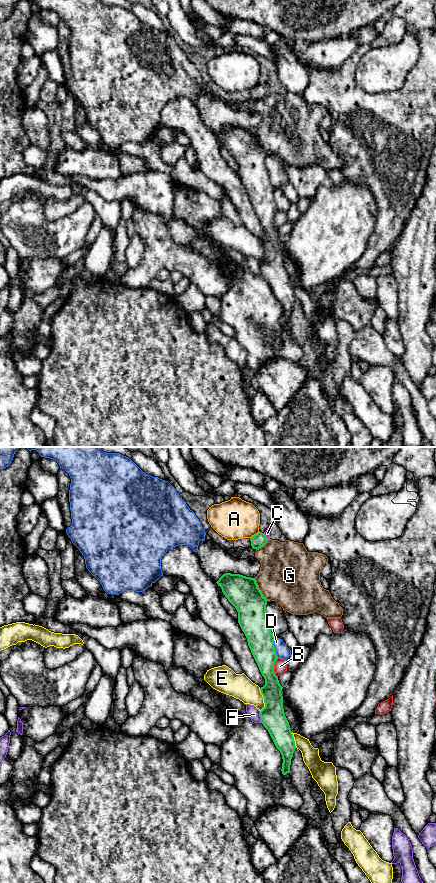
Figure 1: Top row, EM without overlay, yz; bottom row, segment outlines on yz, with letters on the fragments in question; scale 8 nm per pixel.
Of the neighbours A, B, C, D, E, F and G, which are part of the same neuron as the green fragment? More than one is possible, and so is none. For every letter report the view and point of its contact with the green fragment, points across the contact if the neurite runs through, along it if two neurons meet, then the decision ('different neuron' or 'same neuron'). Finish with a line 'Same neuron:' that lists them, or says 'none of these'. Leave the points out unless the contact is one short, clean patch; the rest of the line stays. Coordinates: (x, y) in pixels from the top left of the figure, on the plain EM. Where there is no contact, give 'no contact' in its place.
A: meets green in yz at (255, 86); border along yz (259, 83), (250, 90); different neuron
B: meets green in yz at (273, 220); different neuron
C: meets green in yz at (265, 88); runs through yz (258, 92), (265, 88), (267, 85); same neuron
D: meets green in yz at (274, 199); border along yz (275, 189), (274, 202), (278, 209); different neuron
E: meets green in yz at (264, 252); different neuron
F: meets green in yz at (260, 268); different neuron
G: meets green in yz at (259, 141); different neuron
Same neuron: C

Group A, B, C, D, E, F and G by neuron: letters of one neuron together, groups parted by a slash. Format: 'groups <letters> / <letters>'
groups A / B / C / D / E / F / G

